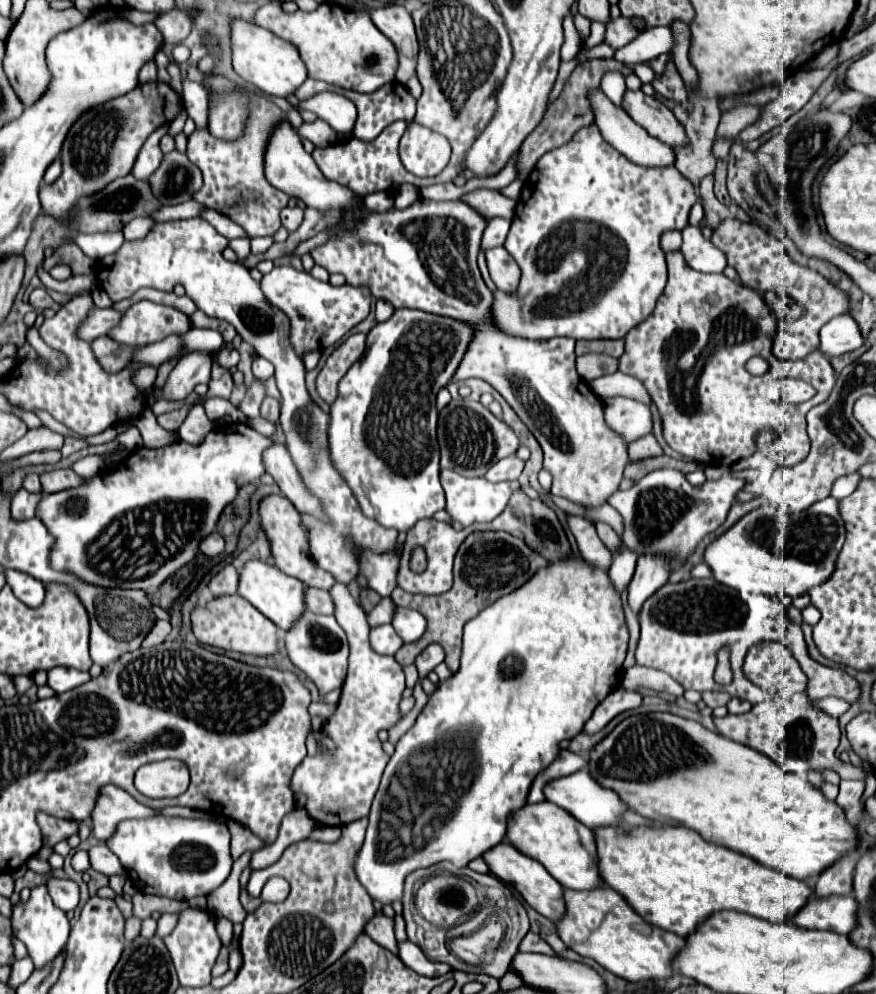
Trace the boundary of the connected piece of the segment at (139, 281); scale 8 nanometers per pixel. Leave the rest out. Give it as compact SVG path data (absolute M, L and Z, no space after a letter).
M203 218L161 222L155 224L143 240L123 242L123 246L113 254L113 260L99 260L97 280L113 302L131 298L139 288L169 292L179 282L201 312L233 324L243 342L247 342L257 356L275 366L275 380L283 396L279 422L287 436L287 450L303 474L303 482L307 482L307 488L323 502L327 516L331 518L331 524L323 524L303 514L303 522L307 522L307 528L311 530L311 556L323 570L331 572L337 582L349 584L357 576L357 558L345 546L345 536L349 534L359 546L389 550L395 544L397 534L395 530L383 530L377 522L363 518L349 486L339 478L339 474L335 474L331 460L327 458L327 414L321 412L307 394L305 366L289 340L291 322L283 310L275 308L265 298L261 284L251 278L245 266L223 258L222 252L227 244L229 240Z

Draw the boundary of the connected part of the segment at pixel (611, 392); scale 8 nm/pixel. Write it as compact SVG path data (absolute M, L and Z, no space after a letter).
M619 370L609 376L601 376L601 378L591 380L589 386L595 390L595 394L599 394L601 400L613 398L613 396L627 396L627 398L635 398L639 402L651 404L651 396L647 392L645 384L639 378L633 378L633 376L623 374Z

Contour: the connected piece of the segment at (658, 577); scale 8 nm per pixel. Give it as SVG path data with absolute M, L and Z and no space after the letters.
M639 558L635 576L629 584L629 606L639 616L645 600L655 594L669 580L667 570L663 570L663 562L655 562L655 558Z

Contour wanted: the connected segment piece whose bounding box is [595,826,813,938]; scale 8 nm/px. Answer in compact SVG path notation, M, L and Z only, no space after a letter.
M635 828L631 838L623 838L615 830L595 830L595 834L605 882L623 894L647 922L683 938L721 910L735 910L769 922L789 922L813 894L807 882L783 876L753 858L707 842L691 828Z

